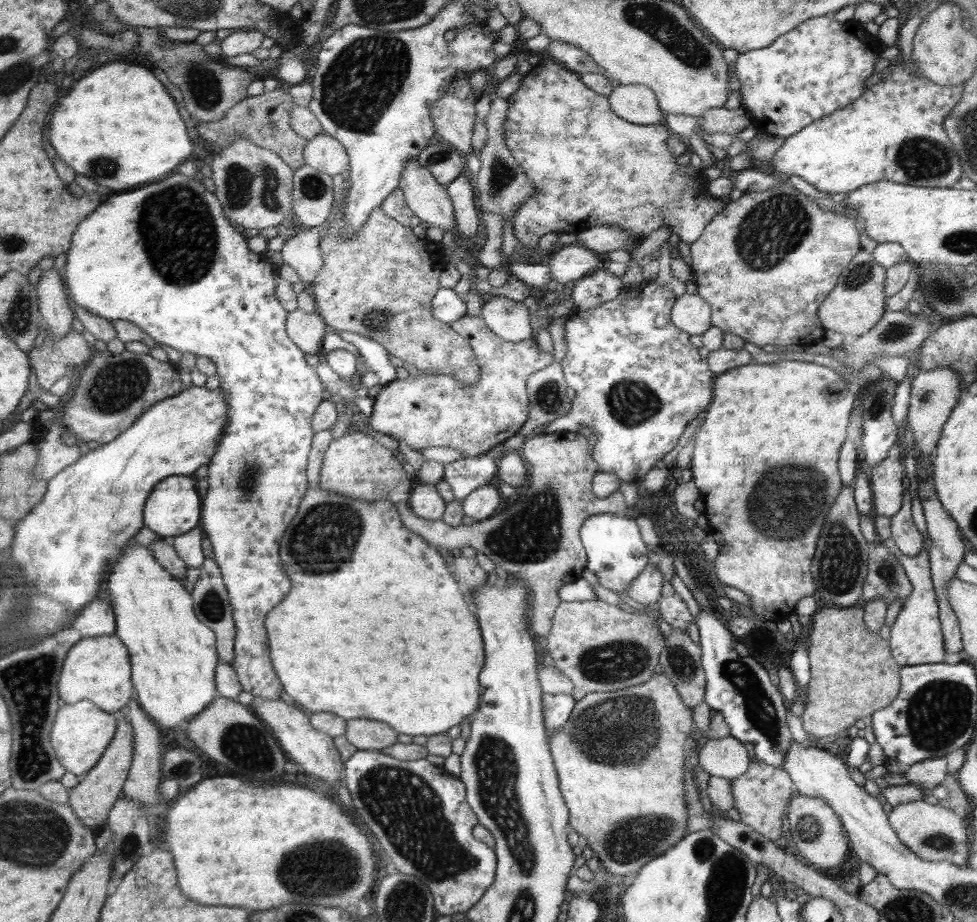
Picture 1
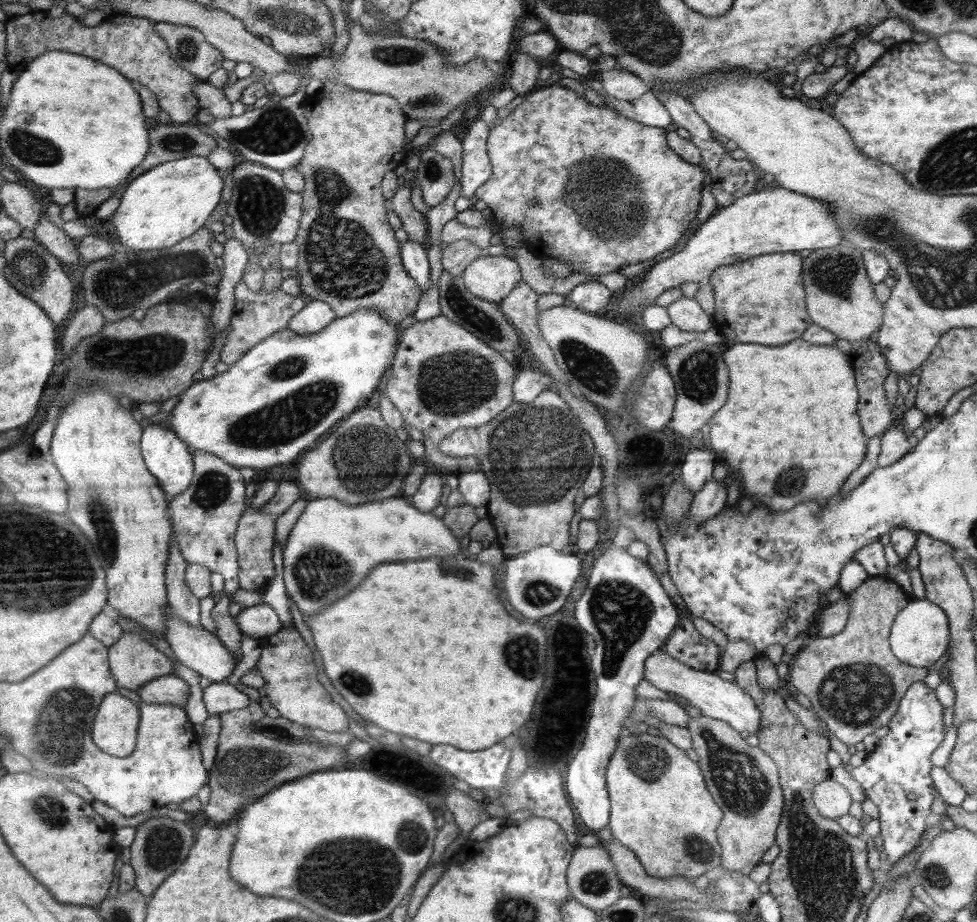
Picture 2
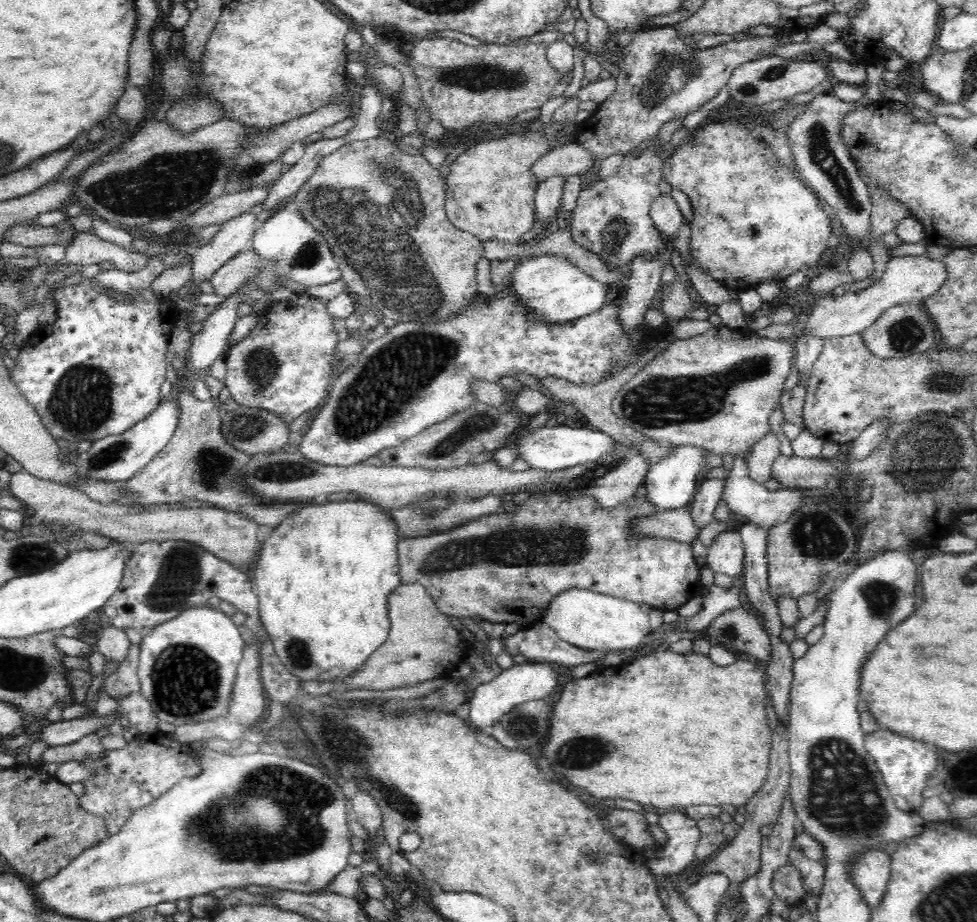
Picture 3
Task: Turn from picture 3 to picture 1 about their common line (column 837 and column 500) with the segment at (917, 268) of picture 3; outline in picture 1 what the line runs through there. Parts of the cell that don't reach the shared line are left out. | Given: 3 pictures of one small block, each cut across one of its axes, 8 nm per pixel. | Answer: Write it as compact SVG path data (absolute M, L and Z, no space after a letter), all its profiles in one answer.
M498 294L486 297L480 316L487 328L507 342L534 339L531 317L523 302L514 302Z

